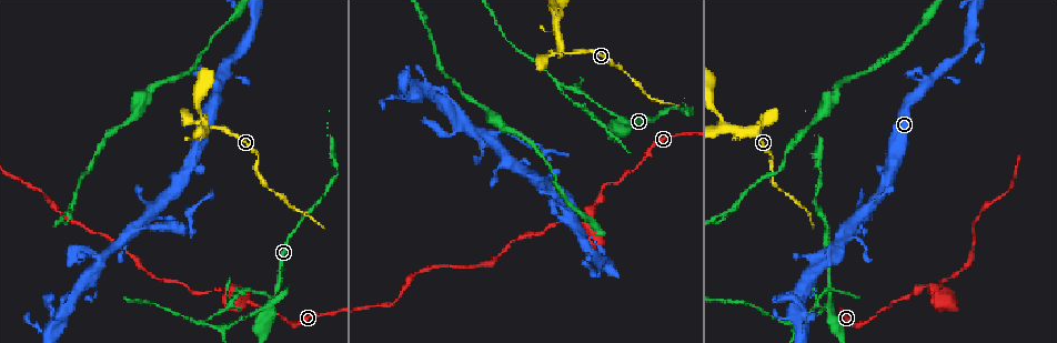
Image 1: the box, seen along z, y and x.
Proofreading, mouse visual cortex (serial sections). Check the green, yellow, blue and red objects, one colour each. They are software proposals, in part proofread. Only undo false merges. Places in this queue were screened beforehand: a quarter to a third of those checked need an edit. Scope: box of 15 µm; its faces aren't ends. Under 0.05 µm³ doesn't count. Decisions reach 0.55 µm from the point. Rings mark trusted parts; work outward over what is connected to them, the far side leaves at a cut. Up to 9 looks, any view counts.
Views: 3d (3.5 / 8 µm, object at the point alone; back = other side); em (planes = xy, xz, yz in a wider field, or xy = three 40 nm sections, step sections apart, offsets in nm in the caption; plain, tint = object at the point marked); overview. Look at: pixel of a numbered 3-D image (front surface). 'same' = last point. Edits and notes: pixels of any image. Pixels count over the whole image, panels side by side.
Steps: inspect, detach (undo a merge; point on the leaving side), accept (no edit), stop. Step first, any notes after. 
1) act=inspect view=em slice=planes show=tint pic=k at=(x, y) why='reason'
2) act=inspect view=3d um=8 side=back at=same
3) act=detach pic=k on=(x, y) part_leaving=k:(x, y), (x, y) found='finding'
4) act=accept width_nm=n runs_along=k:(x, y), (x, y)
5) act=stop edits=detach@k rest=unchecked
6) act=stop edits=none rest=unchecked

act=inspect view=3d um=3.5 side=back pic=1 at=(270, 305)

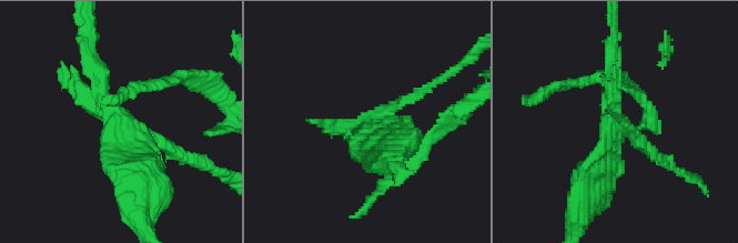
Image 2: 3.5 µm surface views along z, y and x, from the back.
act=inspect view=em slice=planes show=tint pic=2 at=(375, 119)

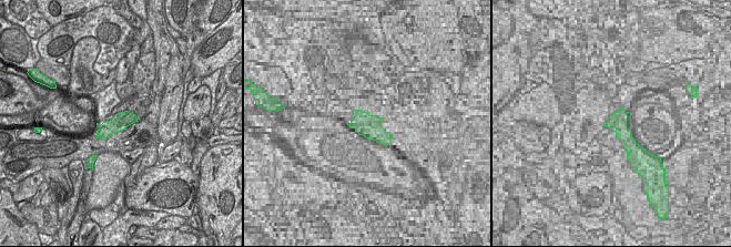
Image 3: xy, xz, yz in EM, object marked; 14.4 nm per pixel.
act=detach pic=2 on=(181, 152) found='two cells meet here'

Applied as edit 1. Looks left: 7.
act=inspect view=3d um=3.5 pic=1 at=(209, 129) why='abrupt turn'

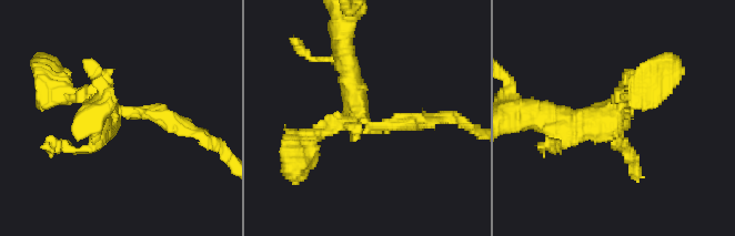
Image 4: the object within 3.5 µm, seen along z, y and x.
act=inspect view=em slice=xy step=1 show=tint pic=4 at=(613, 114)

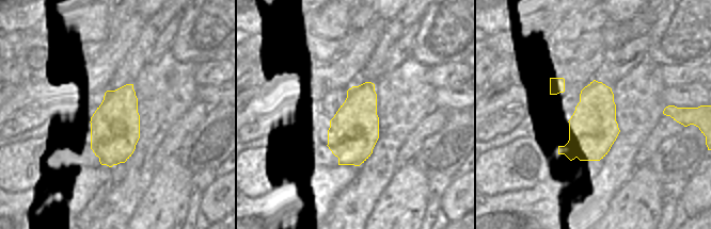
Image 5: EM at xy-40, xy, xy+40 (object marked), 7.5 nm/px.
act=detach pic=4 on=(640, 91) found='two cells meet here'

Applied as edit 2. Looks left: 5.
act=inspect view=overview

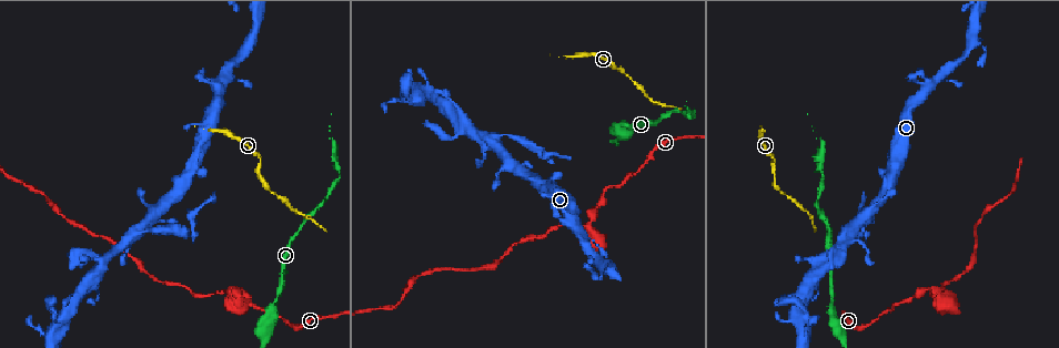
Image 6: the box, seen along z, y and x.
act=inspect view=3d um=3.5 side=back pic=6 at=(220, 88) why='thick turns thin'

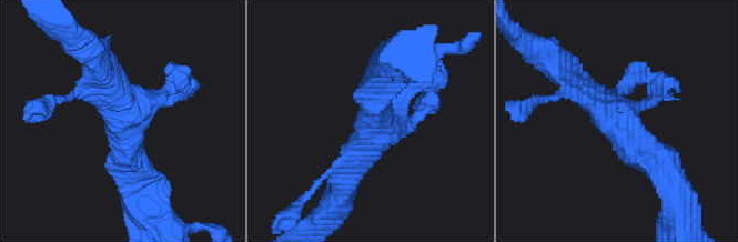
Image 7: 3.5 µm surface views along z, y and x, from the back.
act=inspect view=em slice=xy step=1 show=tint pic=7 at=(128, 126) why='now the EM'

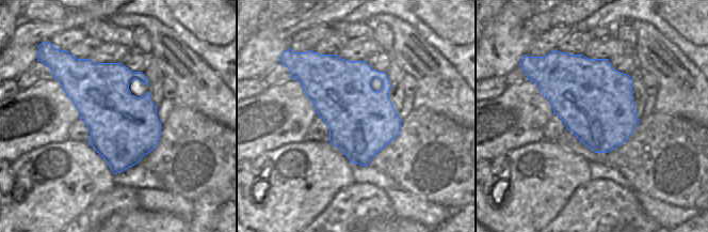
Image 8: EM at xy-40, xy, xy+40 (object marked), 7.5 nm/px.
act=accept runs_along=7:(670, 180), (594, 99), (568, 81) found='one cell here'

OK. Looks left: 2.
act=inspect view=3d um=3.5 pic=6 at=(490, 140) why='two arms in line, one across'

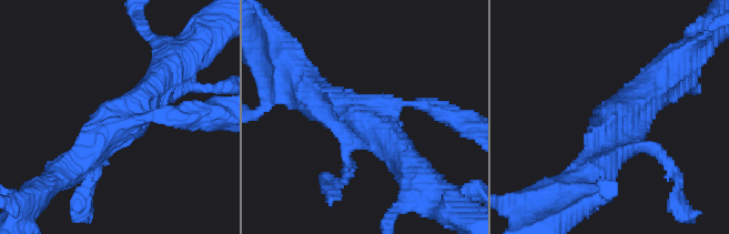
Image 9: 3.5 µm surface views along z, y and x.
act=inspect view=em slice=planes show=tint pic=9 at=(120, 122)

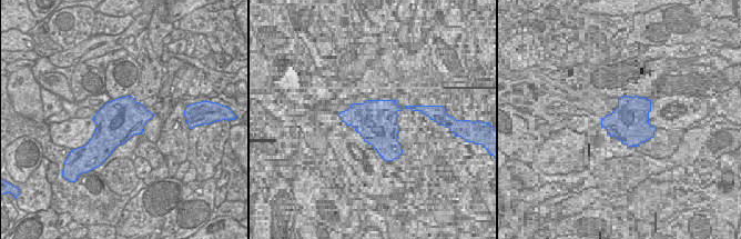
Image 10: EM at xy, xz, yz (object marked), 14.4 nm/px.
act=accept runs_along=9:(160, 79), (71, 168) found='all the same cell'

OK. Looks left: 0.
act=stop edits=detach@2,detach@4 rest=unchecked

